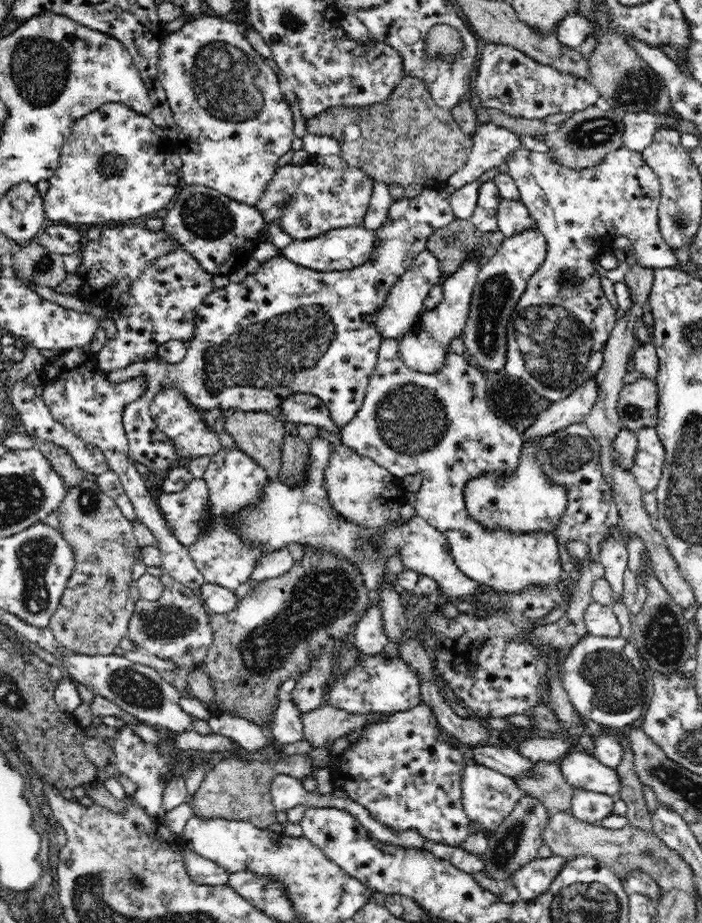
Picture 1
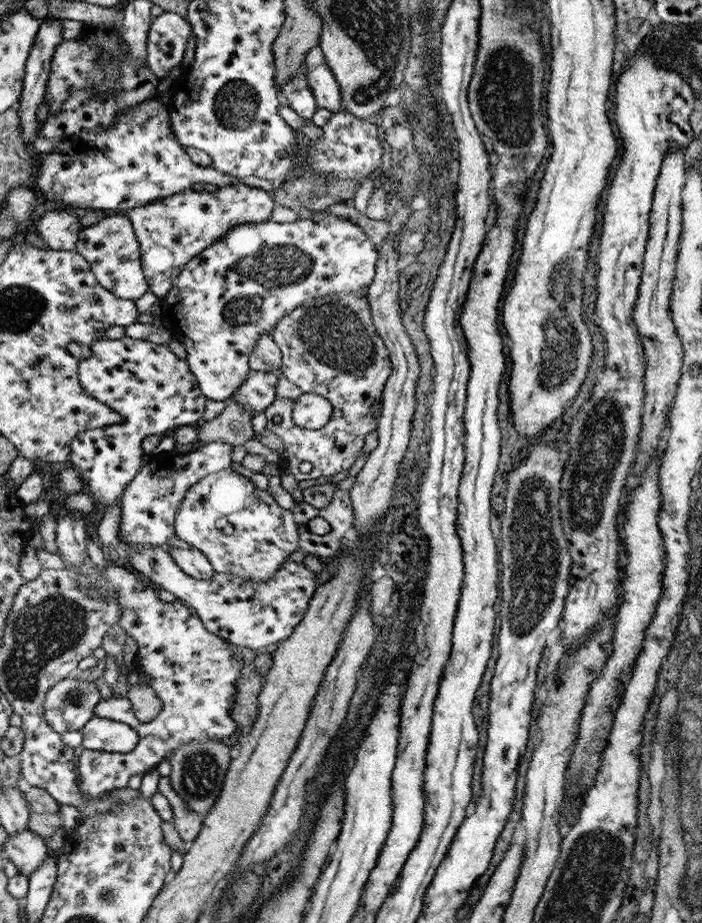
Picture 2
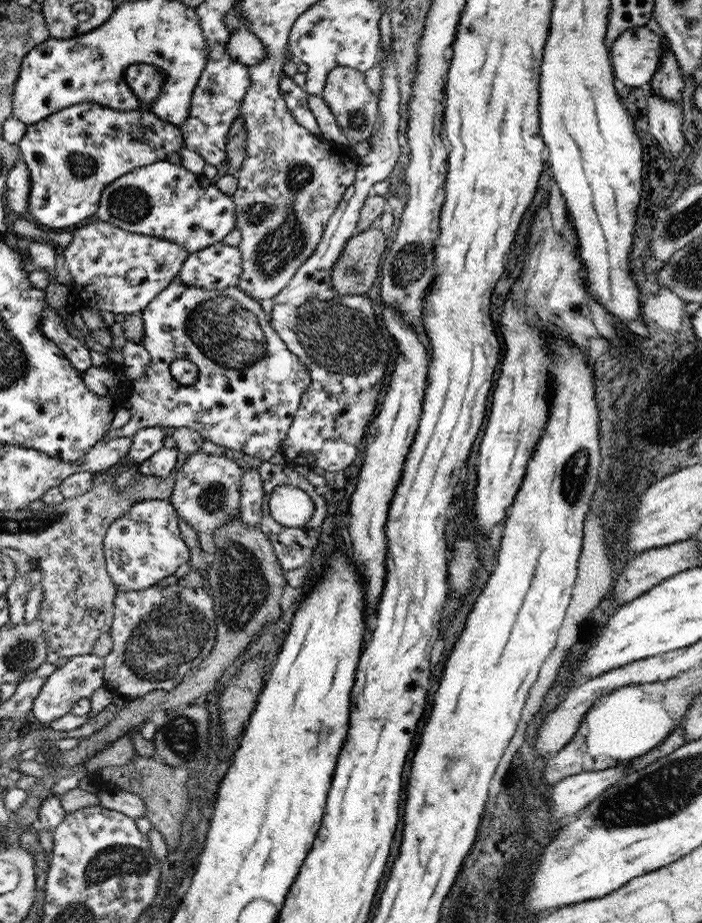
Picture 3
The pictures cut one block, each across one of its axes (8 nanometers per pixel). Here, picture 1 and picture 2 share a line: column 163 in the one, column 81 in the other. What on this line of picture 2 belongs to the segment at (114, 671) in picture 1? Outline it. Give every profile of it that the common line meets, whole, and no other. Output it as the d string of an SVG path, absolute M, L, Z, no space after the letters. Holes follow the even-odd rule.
M76 676L58 681L46 693L45 719L60 735L81 731L94 716L94 708L101 701L96 683Z

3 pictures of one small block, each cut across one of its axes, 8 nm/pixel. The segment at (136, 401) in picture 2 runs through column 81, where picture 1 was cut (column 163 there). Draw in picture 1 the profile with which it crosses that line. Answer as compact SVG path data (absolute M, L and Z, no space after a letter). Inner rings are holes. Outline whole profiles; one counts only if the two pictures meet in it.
M422 188L420 194L415 198L402 198L391 204L388 208L388 221L385 226L377 228L375 235L378 236L377 249L374 252L374 256L369 262L366 262L363 266L342 271L316 271L306 268L304 266L299 266L294 262L288 260L288 258L283 258L280 255L273 257L271 260L264 262L261 266L253 273L249 274L242 284L228 284L224 288L215 288L213 293L211 293L205 301L202 302L202 306L198 308L194 316L194 338L187 341L185 344L187 346L187 353L182 362L178 364L168 364L164 360L158 358L154 362L142 362L133 363L131 366L121 370L114 370L108 372L107 377L110 378L110 382L124 382L130 380L130 378L143 378L145 380L145 391L137 398L134 402L130 402L126 405L123 416L124 430L126 431L126 436L128 437L128 446L130 447L129 455L134 458L134 460L140 462L147 466L150 473L154 474L156 478L160 478L158 482L161 482L164 474L168 468L173 468L178 464L173 458L173 443L163 434L163 432L154 426L153 418L150 412L150 404L155 397L155 394L162 388L162 386L178 386L178 389L182 390L182 393L186 394L190 402L202 409L214 410L214 408L221 408L225 410L225 413L230 413L234 410L238 411L248 411L248 412L265 412L265 413L278 413L279 406L281 402L286 398L286 395L292 393L306 393L312 394L314 397L318 397L327 405L327 410L329 410L329 418L331 422L337 427L343 427L350 419L354 418L354 415L358 412L358 409L362 406L363 396L365 395L367 389L367 382L372 374L374 374L376 362L378 360L378 351L380 343L384 340L379 335L376 327L373 325L371 320L368 320L370 313L373 313L376 309L382 308L392 286L396 284L395 282L399 279L399 276L404 275L411 264L415 260L416 256L420 255L423 251L427 250L427 242L430 240L430 236L434 232L440 231L442 228L450 225L455 219L452 205L450 205L449 194L445 190L436 190L434 188L426 189Z

